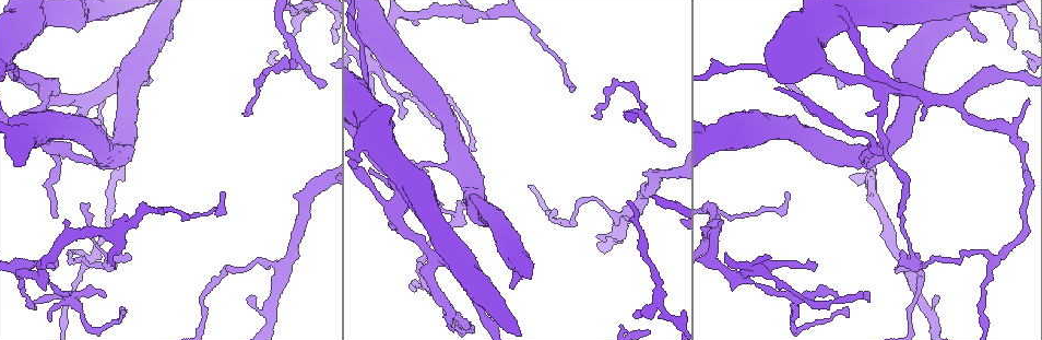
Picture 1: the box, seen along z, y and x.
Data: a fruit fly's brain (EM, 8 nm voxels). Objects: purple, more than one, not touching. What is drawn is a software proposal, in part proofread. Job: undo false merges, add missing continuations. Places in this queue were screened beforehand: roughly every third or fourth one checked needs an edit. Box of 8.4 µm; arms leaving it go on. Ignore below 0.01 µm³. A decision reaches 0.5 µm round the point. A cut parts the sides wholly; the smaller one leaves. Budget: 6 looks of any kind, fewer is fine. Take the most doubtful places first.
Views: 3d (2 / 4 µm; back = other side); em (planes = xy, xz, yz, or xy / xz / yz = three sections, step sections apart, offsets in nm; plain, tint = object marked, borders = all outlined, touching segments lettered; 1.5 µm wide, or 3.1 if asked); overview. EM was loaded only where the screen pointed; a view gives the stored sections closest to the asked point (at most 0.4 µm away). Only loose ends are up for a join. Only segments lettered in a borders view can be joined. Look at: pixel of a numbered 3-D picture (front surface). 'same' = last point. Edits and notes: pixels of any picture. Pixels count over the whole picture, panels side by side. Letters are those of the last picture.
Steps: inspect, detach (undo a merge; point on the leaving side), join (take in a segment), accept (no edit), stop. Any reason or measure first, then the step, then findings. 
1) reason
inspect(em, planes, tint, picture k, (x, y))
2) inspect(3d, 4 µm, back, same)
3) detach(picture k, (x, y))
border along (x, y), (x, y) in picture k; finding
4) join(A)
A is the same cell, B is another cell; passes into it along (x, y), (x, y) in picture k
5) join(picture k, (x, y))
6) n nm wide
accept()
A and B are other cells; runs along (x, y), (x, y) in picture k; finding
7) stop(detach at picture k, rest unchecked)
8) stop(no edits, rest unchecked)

inspect(3d, 4 µm, picture 1, (415, 98))

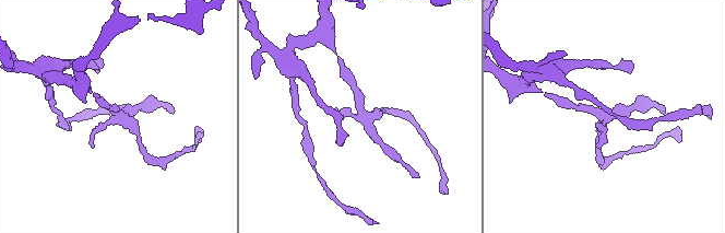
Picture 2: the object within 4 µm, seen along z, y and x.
need the tissue
inspect(em, yz, step 8, borders, picture 2, (366, 115))

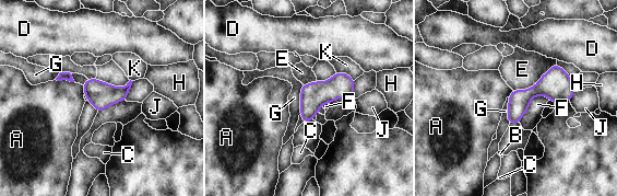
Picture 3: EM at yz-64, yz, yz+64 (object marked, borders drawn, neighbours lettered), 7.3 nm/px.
160 nm wide
accept()
A, B, C, D, E, F, G, H, J and K are other cells; border along (303, 84), (299, 114) in picture 3; all the same cell

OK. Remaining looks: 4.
tapers out
inspect(3d, 2 µm, back, picture 1, (919, 257))

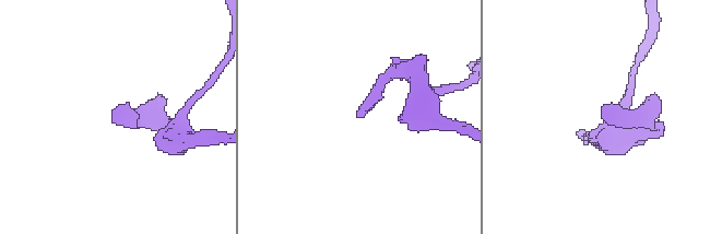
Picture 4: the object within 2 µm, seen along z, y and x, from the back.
shape alone is not enough
inspect(em, xz, step 8, tint, picture 4, (358, 114))

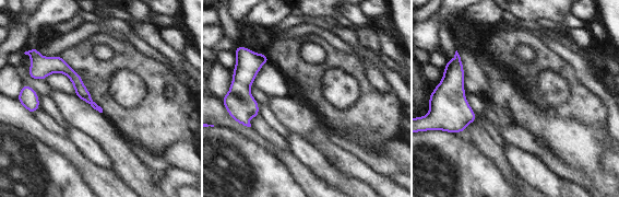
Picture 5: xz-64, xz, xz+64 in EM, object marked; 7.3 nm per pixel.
cut it another way
inspect(em, planes, borders, same)

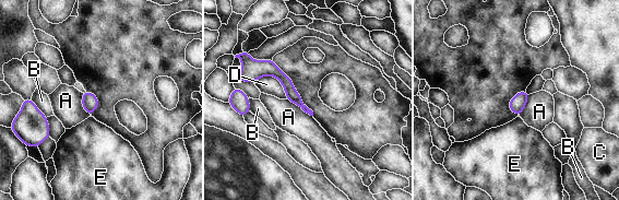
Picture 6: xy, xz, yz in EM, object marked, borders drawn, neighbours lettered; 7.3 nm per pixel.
D touches over 260 nm
accept()
A, B, C, D and E are other cells; runs along (272, 65), (300, 104) in picture 6; none of them fits

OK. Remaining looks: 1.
stop(no edits, rest unchecked)

